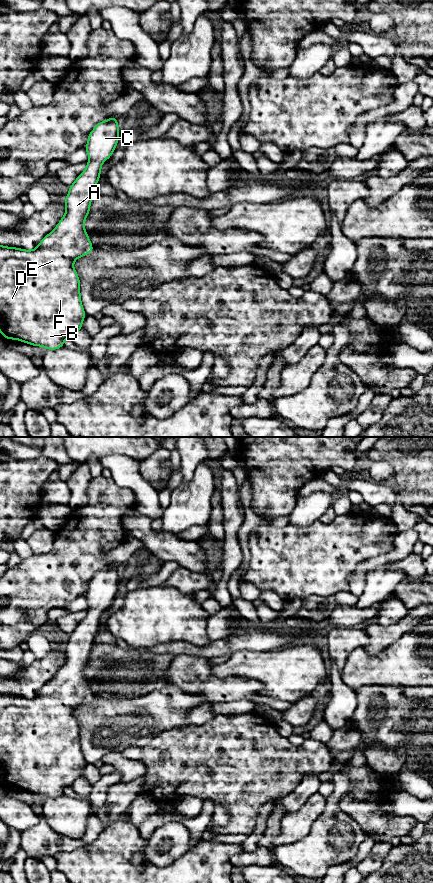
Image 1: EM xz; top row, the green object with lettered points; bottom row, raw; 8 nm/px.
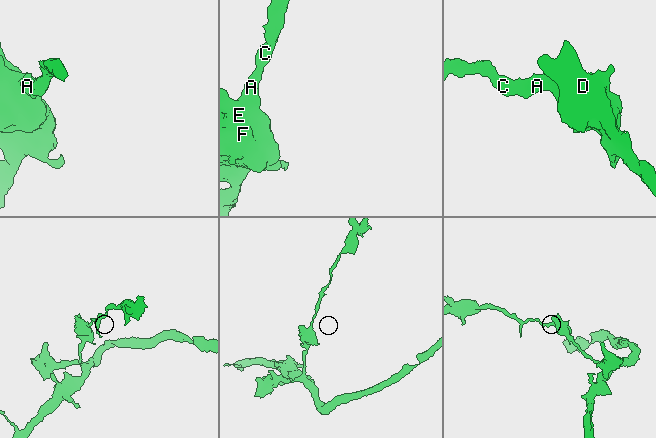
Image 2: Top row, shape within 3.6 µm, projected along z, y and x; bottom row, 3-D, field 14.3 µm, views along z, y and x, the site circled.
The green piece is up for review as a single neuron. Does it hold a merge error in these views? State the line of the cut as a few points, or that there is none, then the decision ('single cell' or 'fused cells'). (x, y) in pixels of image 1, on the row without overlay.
no cut; single cell

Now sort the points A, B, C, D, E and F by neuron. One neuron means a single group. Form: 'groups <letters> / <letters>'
groups A B C D E F

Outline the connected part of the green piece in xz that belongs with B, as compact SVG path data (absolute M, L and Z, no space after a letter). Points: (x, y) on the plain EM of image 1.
M117 564L100 569L89 580L85 594L89 609L86 611L85 618L69 634L69 641L64 647L66 660L54 678L44 684L35 697L25 698L0 693L0 782L7 788L19 788L32 794L56 798L64 795L65 787L72 786L78 778L83 777L82 770L87 762L81 750L80 726L73 711L94 698L84 670L90 661L90 652L101 624L102 611L108 608L115 599L119 582Z

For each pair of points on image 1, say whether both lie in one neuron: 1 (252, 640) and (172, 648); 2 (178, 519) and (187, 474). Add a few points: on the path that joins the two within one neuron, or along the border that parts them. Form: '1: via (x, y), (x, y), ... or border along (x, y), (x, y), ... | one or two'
1: via (232, 643), (212, 650), (192, 650) | one
2: border along (200, 464), (193, 476), (188, 481), (182, 483) | two

